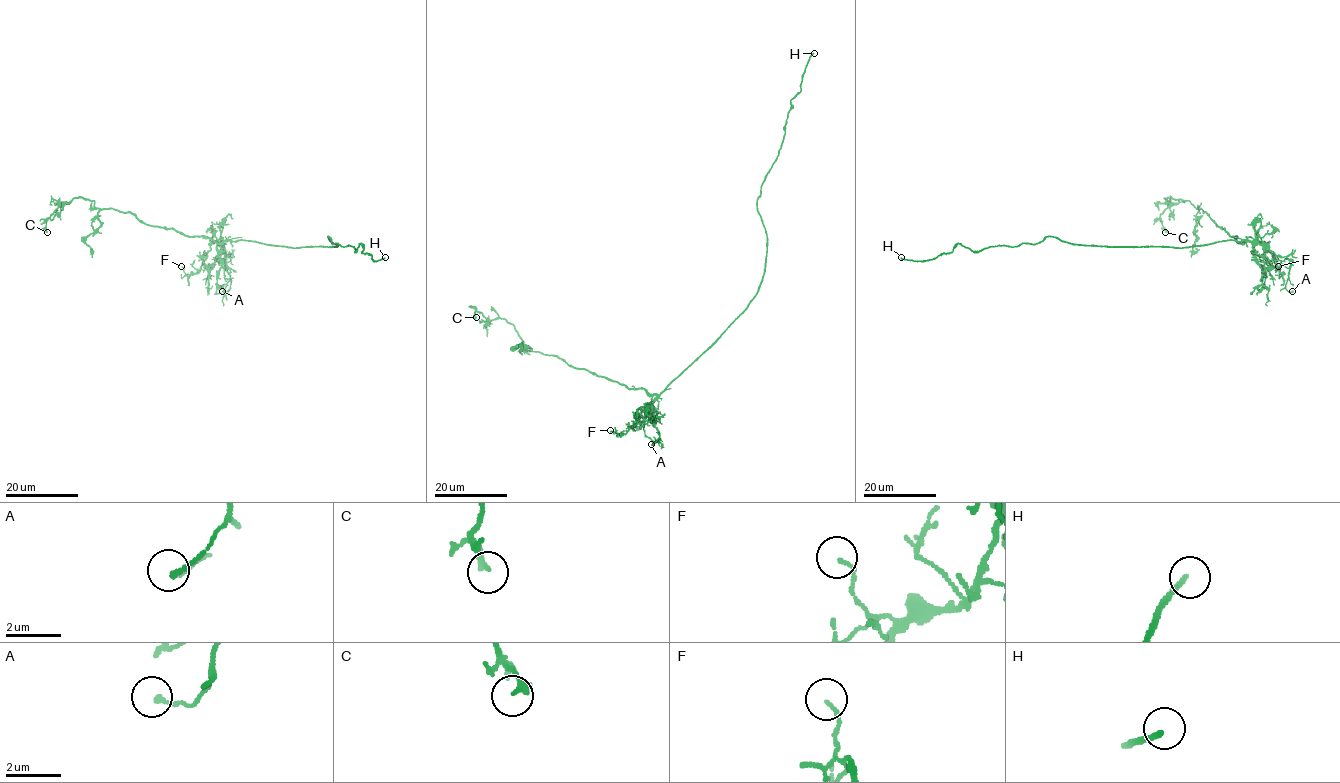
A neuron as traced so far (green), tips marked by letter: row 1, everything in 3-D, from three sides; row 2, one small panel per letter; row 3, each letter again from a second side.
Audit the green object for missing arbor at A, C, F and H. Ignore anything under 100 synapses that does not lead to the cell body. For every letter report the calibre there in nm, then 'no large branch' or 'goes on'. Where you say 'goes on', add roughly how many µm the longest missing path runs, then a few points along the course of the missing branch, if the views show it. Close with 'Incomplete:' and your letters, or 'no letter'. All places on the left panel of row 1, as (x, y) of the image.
A: 140 nm | no large branch
C: 180 nm | no large branch
F: 120 nm | no large branch
H: 180 nm | goes on | 50 µm | (385, 257), (416, 255), (421, 251), (413, 260), (362, 255), (358, 248)
Incomplete: H

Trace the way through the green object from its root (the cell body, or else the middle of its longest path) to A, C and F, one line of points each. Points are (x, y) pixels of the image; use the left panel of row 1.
A: (290, 247), (225, 240), (216, 256), (218, 261), (215, 260), (224, 261), (231, 280), (230, 289), (222, 291)
C: (290, 247), (189, 236), (146, 225), (129, 212), (97, 208), (83, 198), (62, 202), (46, 220), (47, 232)
F: (290, 247), (247, 240), (221, 240), (211, 244), (197, 273), (187, 274), (181, 266)

